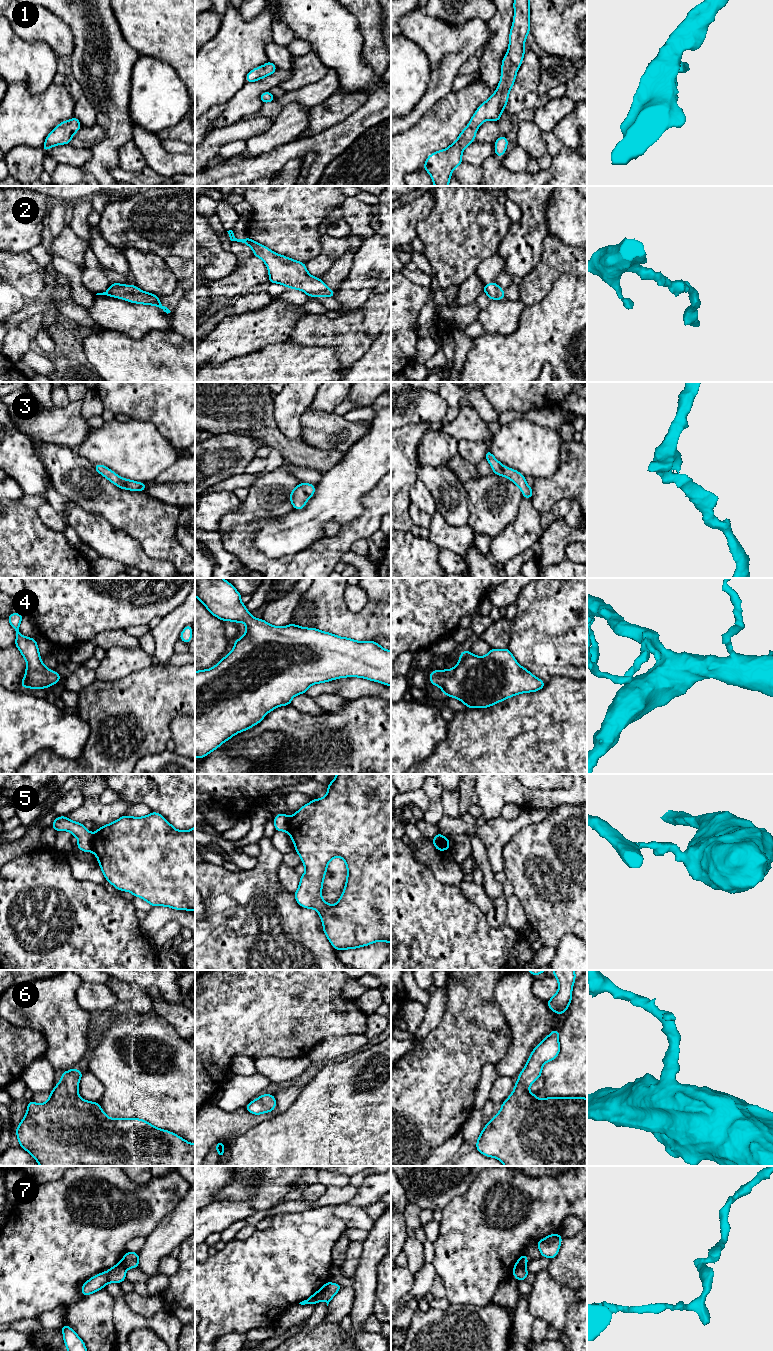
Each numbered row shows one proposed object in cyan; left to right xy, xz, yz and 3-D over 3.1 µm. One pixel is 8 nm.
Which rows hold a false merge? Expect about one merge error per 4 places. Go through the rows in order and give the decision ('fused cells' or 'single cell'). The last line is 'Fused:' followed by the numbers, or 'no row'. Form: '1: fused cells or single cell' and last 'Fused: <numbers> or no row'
1: single cell
2: single cell
3: single cell
4: single cell
5: fused cells
6: single cell
7: fused cells
Fused: 5, 7

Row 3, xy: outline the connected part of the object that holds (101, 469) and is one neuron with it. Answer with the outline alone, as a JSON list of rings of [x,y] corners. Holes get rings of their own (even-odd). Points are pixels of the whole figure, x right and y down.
[[[95,464],[94,469],[121,489],[144,492],[144,489],[147,486],[147,483],[140,483],[129,479],[123,479],[122,477],[118,476],[115,472],[113,472],[111,469],[101,464]]]

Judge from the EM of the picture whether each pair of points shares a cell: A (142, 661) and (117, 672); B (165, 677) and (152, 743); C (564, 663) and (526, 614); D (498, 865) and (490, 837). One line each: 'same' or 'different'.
A: same
B: same
C: same
D: same

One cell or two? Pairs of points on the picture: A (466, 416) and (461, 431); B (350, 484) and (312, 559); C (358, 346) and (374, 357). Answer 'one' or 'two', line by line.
A: one
B: two
C: two

